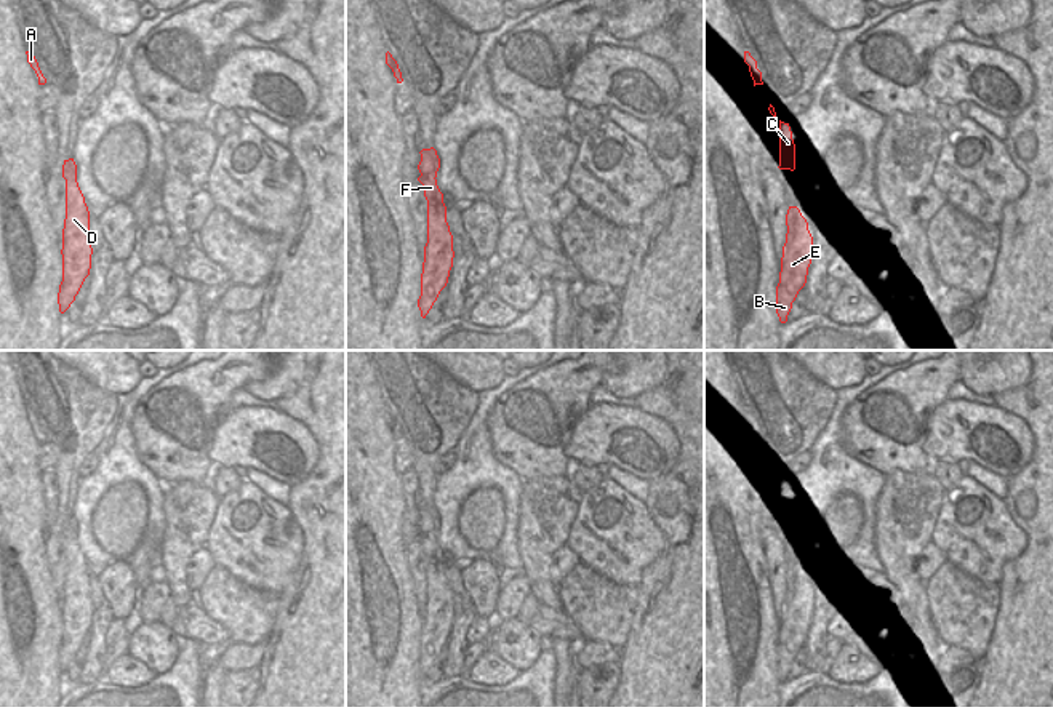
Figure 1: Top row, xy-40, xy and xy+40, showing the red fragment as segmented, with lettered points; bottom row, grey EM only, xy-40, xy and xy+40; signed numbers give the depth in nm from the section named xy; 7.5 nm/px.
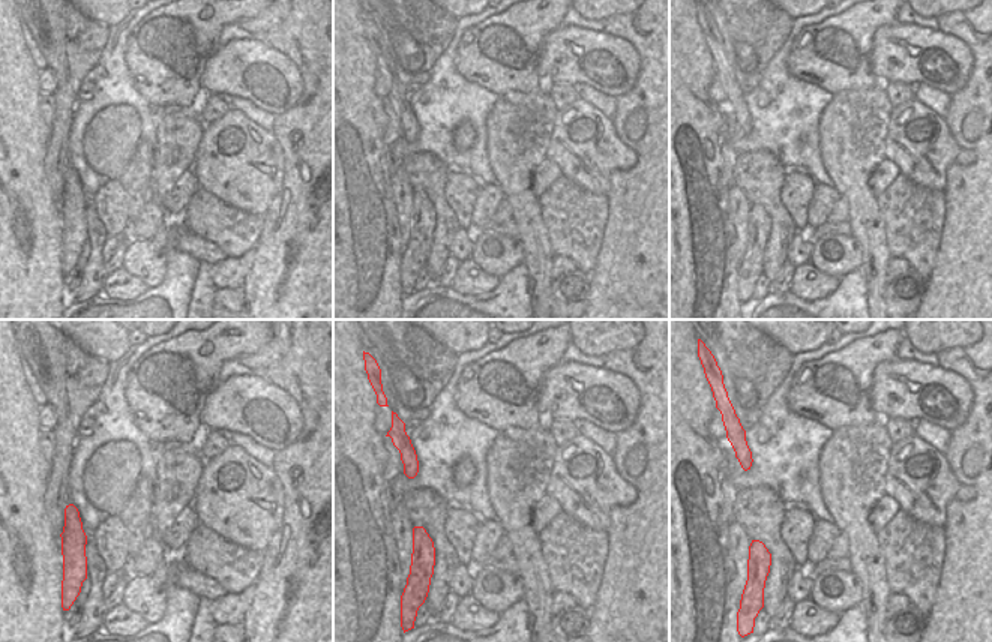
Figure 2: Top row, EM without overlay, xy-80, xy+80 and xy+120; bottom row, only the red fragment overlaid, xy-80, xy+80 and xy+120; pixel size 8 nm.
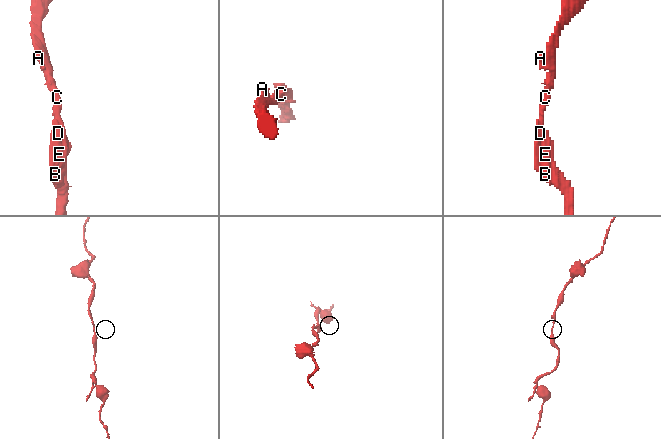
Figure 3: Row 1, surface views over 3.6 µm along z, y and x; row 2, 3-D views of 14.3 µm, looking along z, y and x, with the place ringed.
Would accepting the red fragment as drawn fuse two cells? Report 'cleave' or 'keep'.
keep

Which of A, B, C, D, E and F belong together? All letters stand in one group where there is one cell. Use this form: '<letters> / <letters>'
A B C D E F

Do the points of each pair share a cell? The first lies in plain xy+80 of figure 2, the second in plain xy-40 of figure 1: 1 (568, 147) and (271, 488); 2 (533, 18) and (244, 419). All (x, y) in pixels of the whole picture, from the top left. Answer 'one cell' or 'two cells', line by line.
1: two cells
2: two cells

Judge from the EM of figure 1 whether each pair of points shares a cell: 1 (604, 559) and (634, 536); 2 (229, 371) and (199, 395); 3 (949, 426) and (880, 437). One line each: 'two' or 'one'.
1: one
2: one
3: two

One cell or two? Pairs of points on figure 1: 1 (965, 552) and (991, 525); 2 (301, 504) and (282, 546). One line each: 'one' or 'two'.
1: one
2: two

